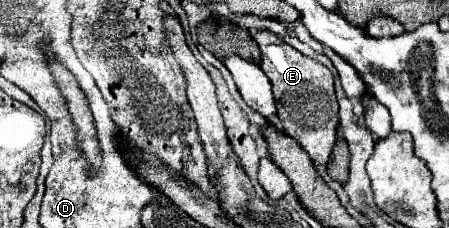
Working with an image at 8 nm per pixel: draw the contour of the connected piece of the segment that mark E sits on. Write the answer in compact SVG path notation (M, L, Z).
M256 31L252 39L258 43L262 51L260 67L272 83L278 119L282 121L284 133L300 143L300 147L310 155L314 165L326 165L334 149L336 129L340 123L332 73L322 63L304 57L270 31Z

